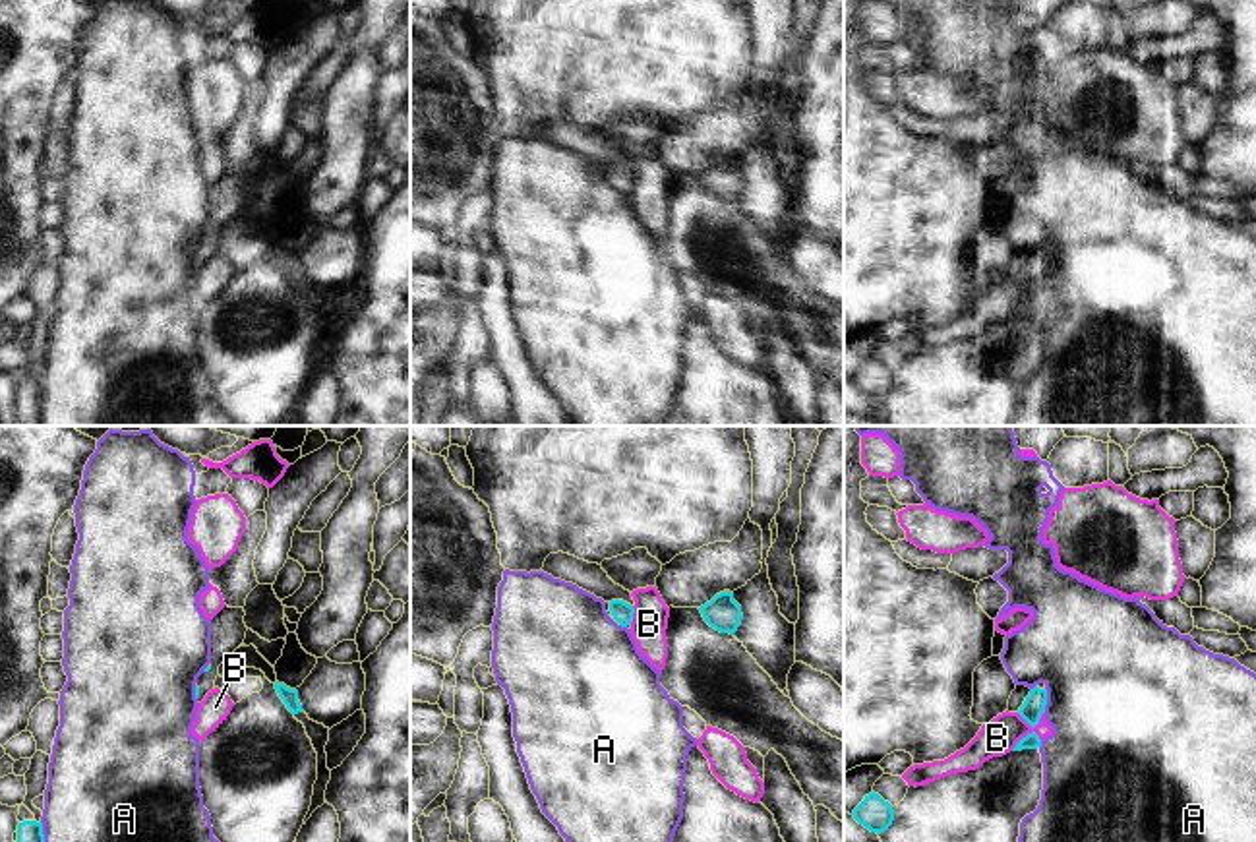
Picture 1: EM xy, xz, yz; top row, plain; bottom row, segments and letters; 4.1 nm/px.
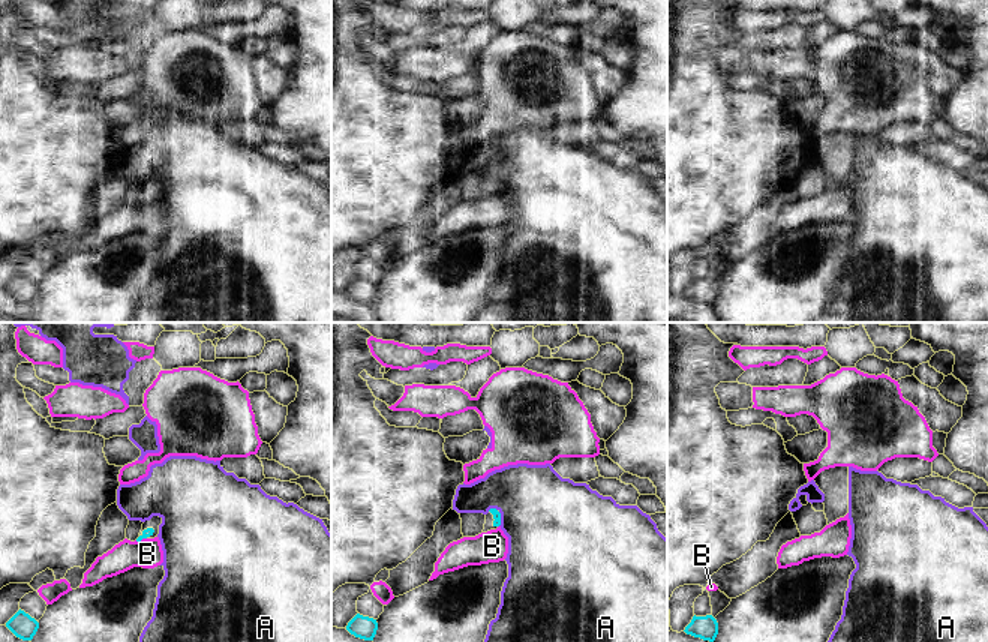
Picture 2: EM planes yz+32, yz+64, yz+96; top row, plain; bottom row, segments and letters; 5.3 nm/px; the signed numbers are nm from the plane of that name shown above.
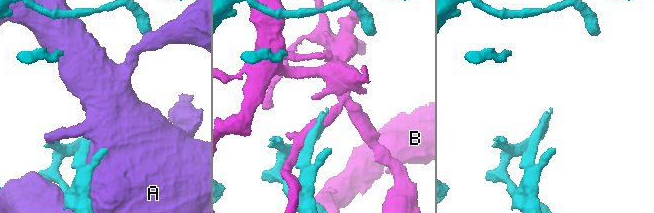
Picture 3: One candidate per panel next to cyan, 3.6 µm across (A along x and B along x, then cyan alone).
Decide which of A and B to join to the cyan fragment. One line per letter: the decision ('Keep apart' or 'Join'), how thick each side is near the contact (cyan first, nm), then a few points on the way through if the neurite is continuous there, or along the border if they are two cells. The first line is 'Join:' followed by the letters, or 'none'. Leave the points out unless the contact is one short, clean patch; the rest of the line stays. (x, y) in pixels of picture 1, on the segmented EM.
Join: none
A: Keep apart. Thickness 90 nm (cyan) against 500 nm
B: Keep apart. Thickness 90 nm (cyan) against 150 nm.

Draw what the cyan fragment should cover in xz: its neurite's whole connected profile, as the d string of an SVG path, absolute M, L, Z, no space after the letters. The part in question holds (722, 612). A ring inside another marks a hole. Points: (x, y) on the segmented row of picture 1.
M720 592L699 608L704 621L720 633L733 635L741 625L741 606L733 600L733 592Z

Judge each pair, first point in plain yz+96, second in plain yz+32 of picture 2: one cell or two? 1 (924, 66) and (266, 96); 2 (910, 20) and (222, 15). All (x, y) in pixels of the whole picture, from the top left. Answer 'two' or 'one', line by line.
1: one
2: one

